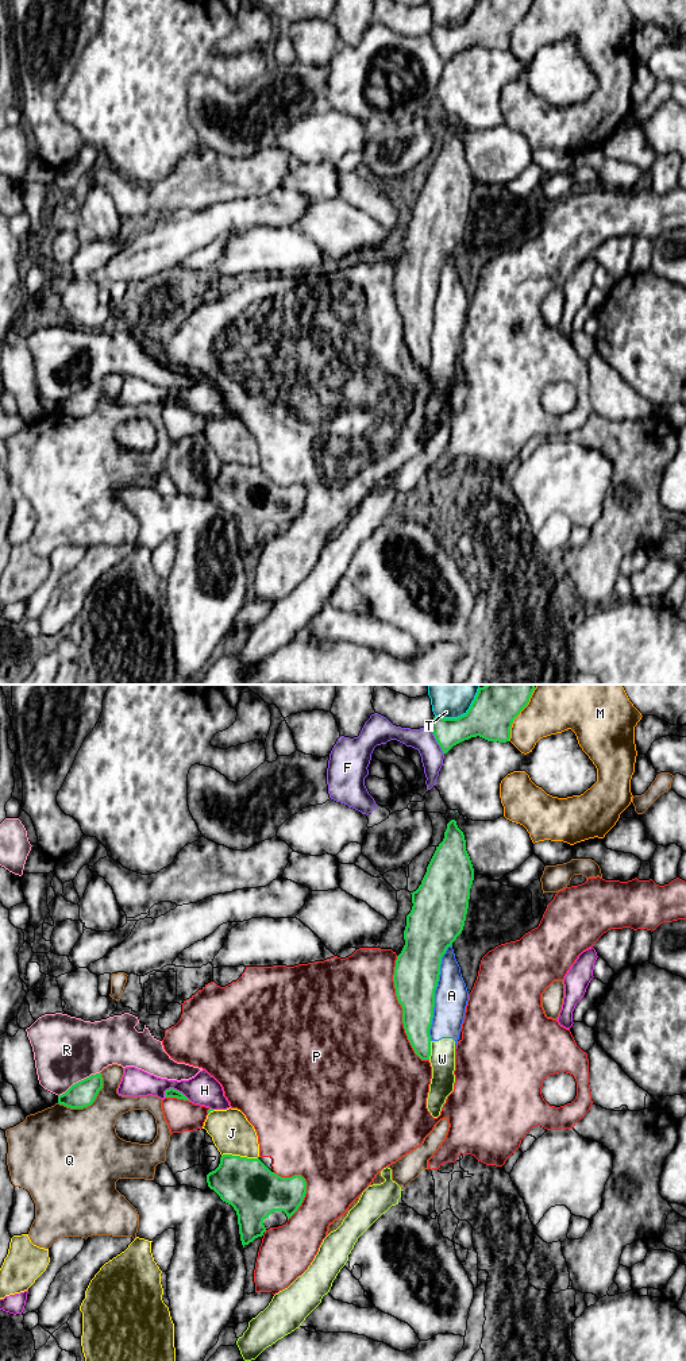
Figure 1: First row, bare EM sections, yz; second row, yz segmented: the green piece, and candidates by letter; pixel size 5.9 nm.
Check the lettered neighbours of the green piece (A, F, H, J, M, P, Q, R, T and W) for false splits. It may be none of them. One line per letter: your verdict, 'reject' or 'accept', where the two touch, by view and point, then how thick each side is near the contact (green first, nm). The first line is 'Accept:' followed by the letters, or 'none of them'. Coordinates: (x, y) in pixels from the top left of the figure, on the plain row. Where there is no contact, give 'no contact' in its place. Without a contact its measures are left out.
Accept: J
A: reject; contact yz (434, 301); calibres 280 and 200 nm
F: reject; contact yz (436, 49); calibres 170 and 140 nm
H: reject; contact yz (176, 398); calibres 60 and 190 nm
J: accept; contact yz (239, 465); calibres 320 and 240 nm
M: reject; contact yz (517, 23); calibres 280 and 260 nm
P: reject; contact yz (403, 320); calibres 280 and 480 nm
Q: reject; contact yz (89, 413); calibres 160 and 440 nm
R: reject; contact yz (78, 390); calibres 160 and 400 nm
T: reject; contact yz (461, 24); calibres 280 and 160 nm
W: reject; contact yz (430, 359); calibres 190 and 150 nm

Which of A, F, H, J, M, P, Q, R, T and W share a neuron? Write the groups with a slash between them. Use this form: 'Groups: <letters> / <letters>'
Groups: A W / F / H / J / M / P / Q / R / T

